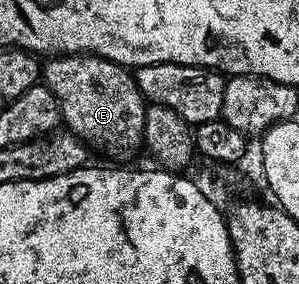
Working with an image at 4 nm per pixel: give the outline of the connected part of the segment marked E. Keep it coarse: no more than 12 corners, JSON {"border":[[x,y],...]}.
{"border":[[92,53],[55,55],[41,81],[88,146],[145,145],[135,74]]}

